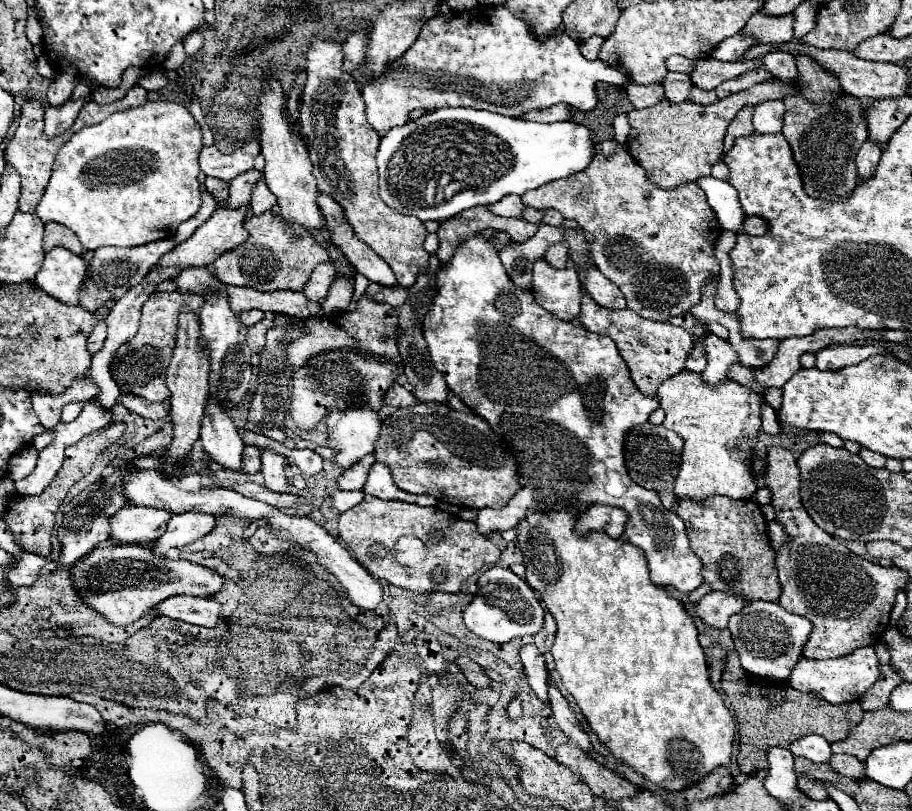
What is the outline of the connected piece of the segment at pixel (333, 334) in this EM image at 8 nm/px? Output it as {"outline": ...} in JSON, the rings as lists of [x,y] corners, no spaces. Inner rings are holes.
{"outline":[[[307,318],[305,320],[305,334],[291,340],[285,346],[285,358],[287,366],[303,366],[307,358],[329,352],[329,350],[345,350],[345,348],[357,348],[355,340],[349,338],[343,330],[327,322],[325,318]]]}

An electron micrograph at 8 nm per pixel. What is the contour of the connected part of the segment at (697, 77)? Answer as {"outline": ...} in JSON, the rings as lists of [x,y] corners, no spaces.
{"outline":[[[703,58],[693,62],[691,80],[701,90],[715,90],[721,82],[737,78],[739,74],[759,68],[761,60],[741,60],[741,62],[719,62],[715,58]]]}

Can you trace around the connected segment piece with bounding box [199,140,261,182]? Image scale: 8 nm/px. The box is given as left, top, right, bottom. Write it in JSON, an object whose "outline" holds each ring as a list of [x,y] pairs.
{"outline":[[[259,140],[247,142],[241,150],[235,150],[229,156],[221,154],[215,146],[205,146],[199,156],[201,172],[205,176],[213,176],[213,178],[221,178],[225,182],[231,182],[239,174],[253,170],[253,160],[257,158],[259,152],[261,152]]]}

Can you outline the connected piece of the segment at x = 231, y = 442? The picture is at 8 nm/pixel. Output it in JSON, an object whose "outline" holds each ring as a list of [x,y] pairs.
{"outline":[[[211,398],[207,400],[207,410],[201,426],[201,444],[211,460],[221,468],[241,472],[245,444],[241,442],[231,416],[223,412]]]}

